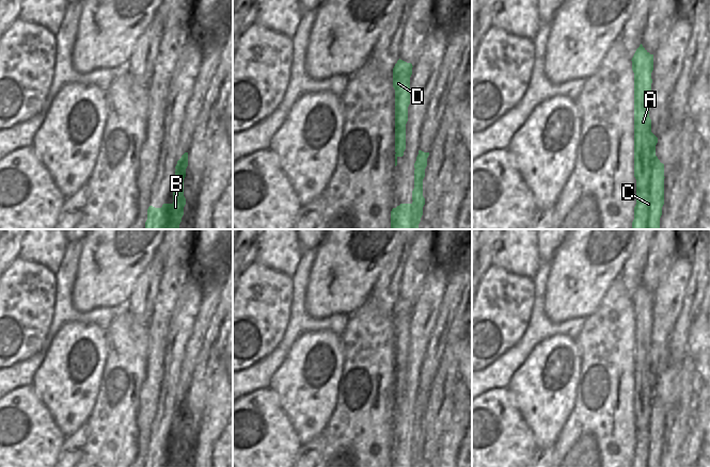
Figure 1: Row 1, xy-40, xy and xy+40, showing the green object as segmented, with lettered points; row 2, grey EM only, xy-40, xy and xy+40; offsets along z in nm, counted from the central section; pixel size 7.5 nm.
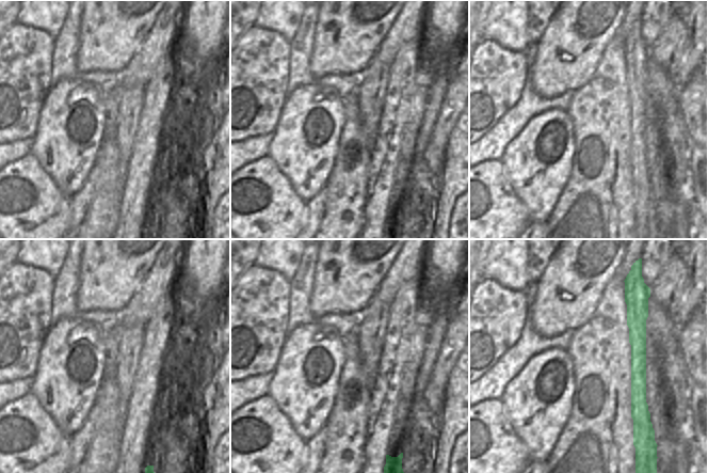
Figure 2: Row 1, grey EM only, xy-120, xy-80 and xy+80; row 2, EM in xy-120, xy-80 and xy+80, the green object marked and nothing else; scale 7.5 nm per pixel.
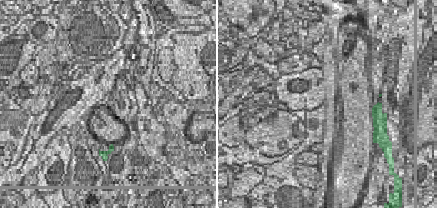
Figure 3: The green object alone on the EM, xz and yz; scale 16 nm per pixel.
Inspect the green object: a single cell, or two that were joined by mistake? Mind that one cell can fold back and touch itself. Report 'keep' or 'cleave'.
cleave

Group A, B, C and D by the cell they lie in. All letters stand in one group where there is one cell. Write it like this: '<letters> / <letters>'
A B D / C

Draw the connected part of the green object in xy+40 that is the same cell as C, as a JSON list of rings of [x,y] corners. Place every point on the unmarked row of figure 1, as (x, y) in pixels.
[[[636,428],[636,444],[632,467],[649,467],[649,448],[651,433],[648,428]]]

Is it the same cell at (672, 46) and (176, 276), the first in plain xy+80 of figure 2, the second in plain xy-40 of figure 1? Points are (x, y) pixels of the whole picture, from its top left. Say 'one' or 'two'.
two

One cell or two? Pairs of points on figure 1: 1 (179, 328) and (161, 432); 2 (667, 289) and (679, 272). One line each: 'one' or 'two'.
1: one
2: one

